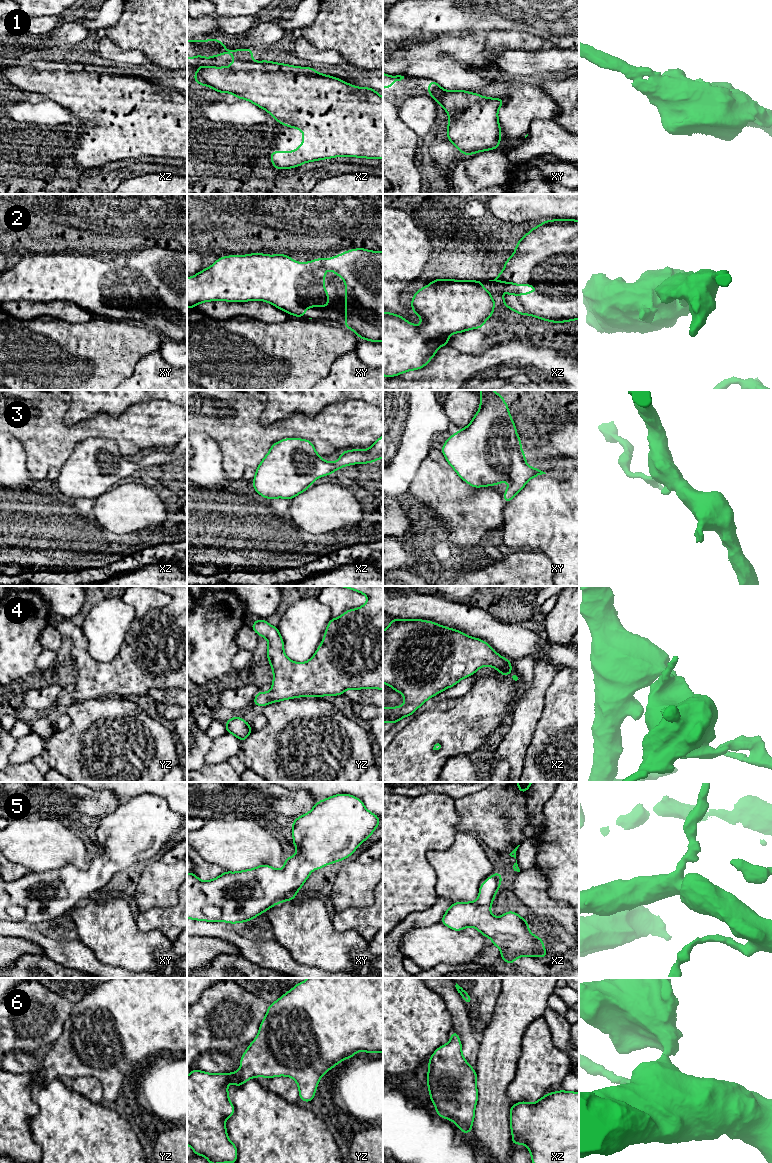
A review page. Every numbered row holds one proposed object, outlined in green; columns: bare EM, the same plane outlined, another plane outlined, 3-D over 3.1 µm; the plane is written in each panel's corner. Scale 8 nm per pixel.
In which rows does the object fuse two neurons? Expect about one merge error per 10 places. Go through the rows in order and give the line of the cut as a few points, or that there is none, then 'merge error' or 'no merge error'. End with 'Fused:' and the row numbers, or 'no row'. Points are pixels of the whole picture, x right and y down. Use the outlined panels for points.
1: no cut; no merge error
2: no cut; no merge error
3: no cut; no merge error
4: no cut; no merge error
5: no cut; no merge error
6: no cut; no merge error
Fused: no row

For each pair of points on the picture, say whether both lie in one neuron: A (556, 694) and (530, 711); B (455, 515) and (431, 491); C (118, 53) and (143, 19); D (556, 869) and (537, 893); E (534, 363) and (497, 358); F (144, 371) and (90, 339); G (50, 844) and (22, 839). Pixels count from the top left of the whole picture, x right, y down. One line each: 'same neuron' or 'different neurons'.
A: different neurons
B: same neuron
C: different neurons
D: different neurons
E: same neuron
F: different neurons
G: same neuron

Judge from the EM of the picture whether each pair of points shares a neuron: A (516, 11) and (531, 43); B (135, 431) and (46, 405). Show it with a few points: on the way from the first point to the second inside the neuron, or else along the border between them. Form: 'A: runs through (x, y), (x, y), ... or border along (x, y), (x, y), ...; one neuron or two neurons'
A: border along (503, 29), (514, 29), (538, 36), (545, 45); two neurons
B: runs through (112, 430), (66, 430), (64, 428); one neuron

